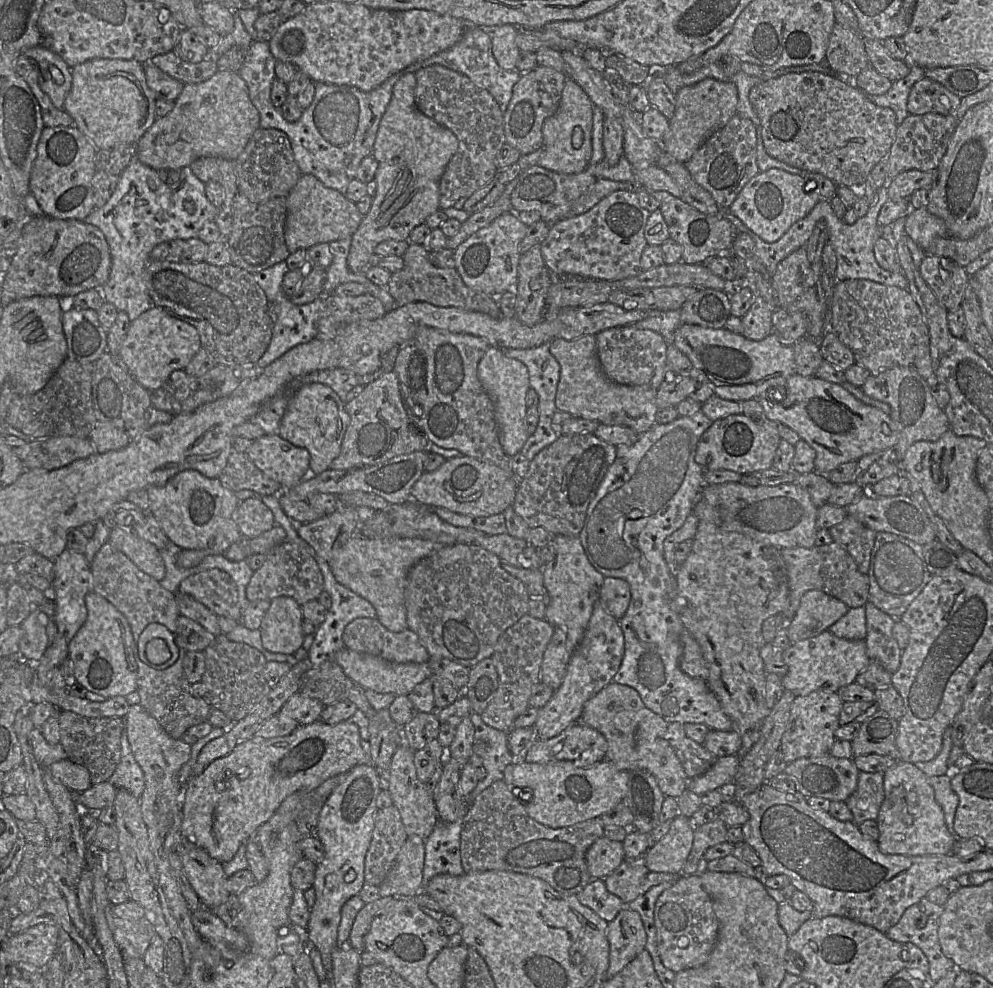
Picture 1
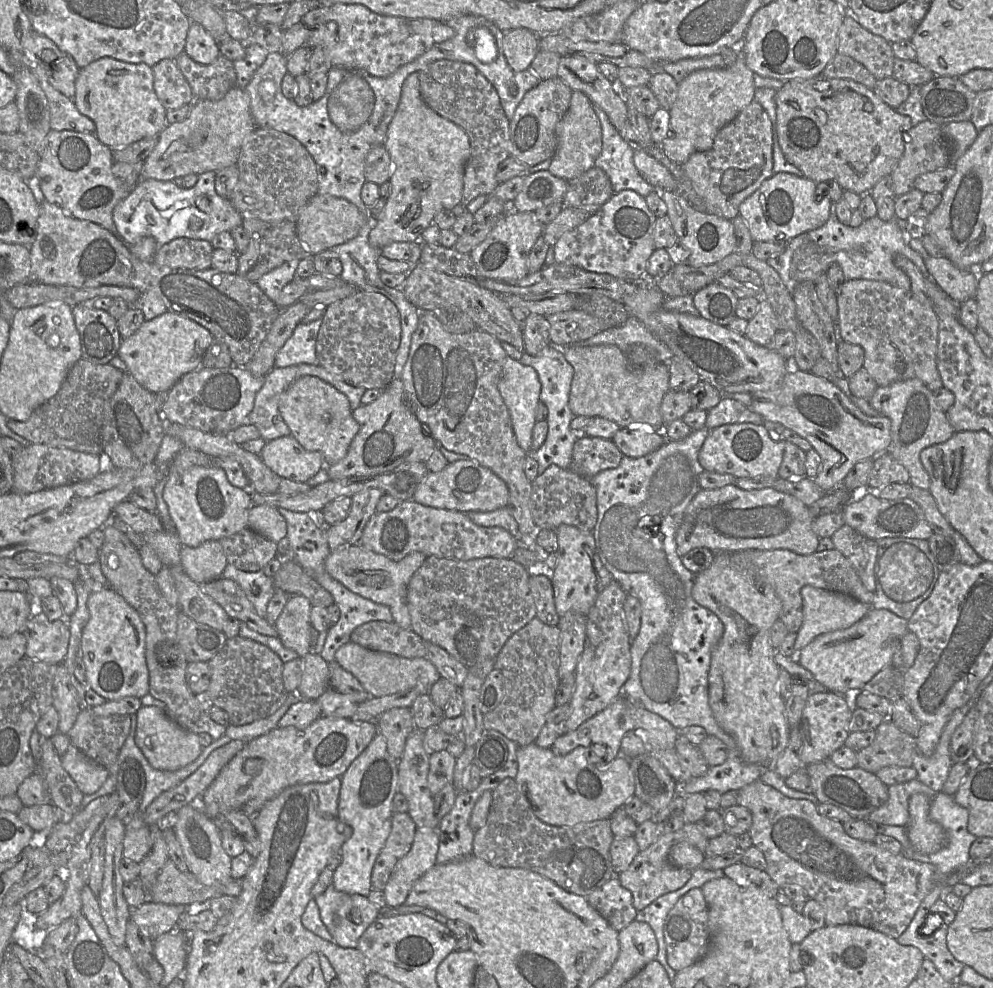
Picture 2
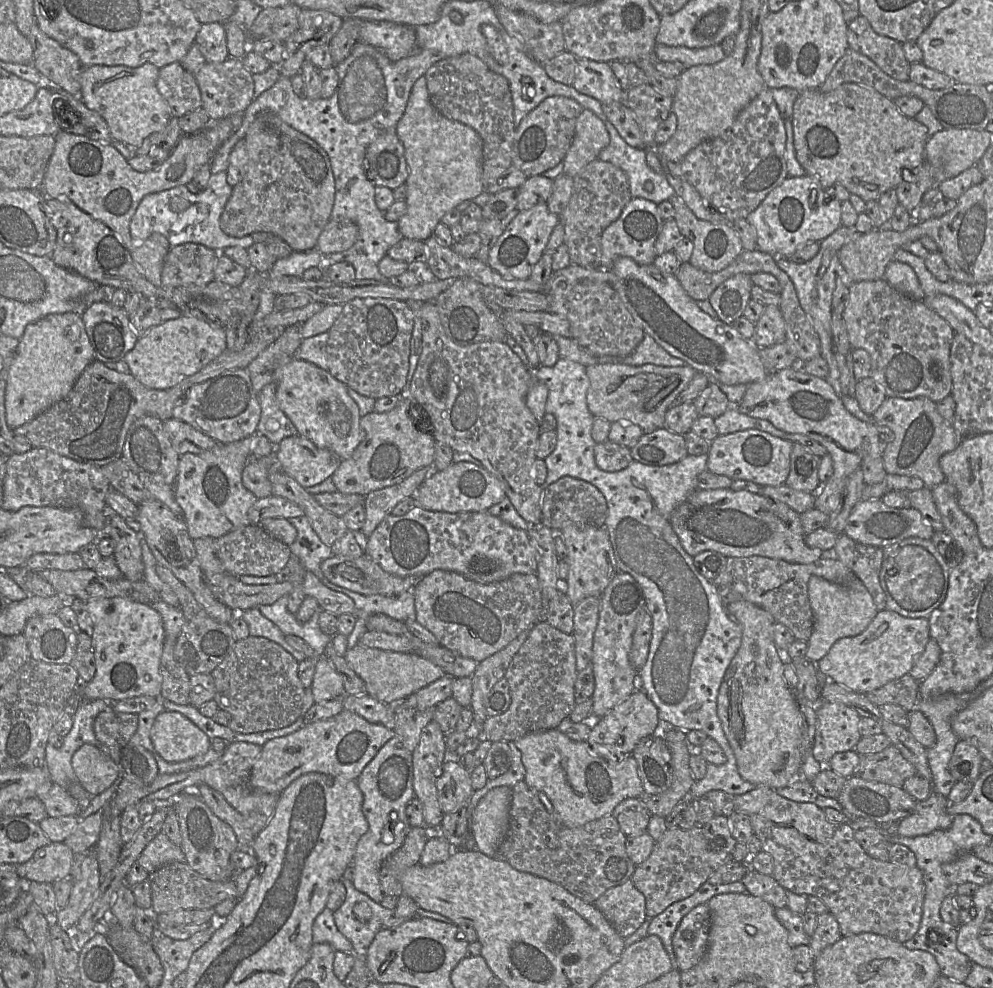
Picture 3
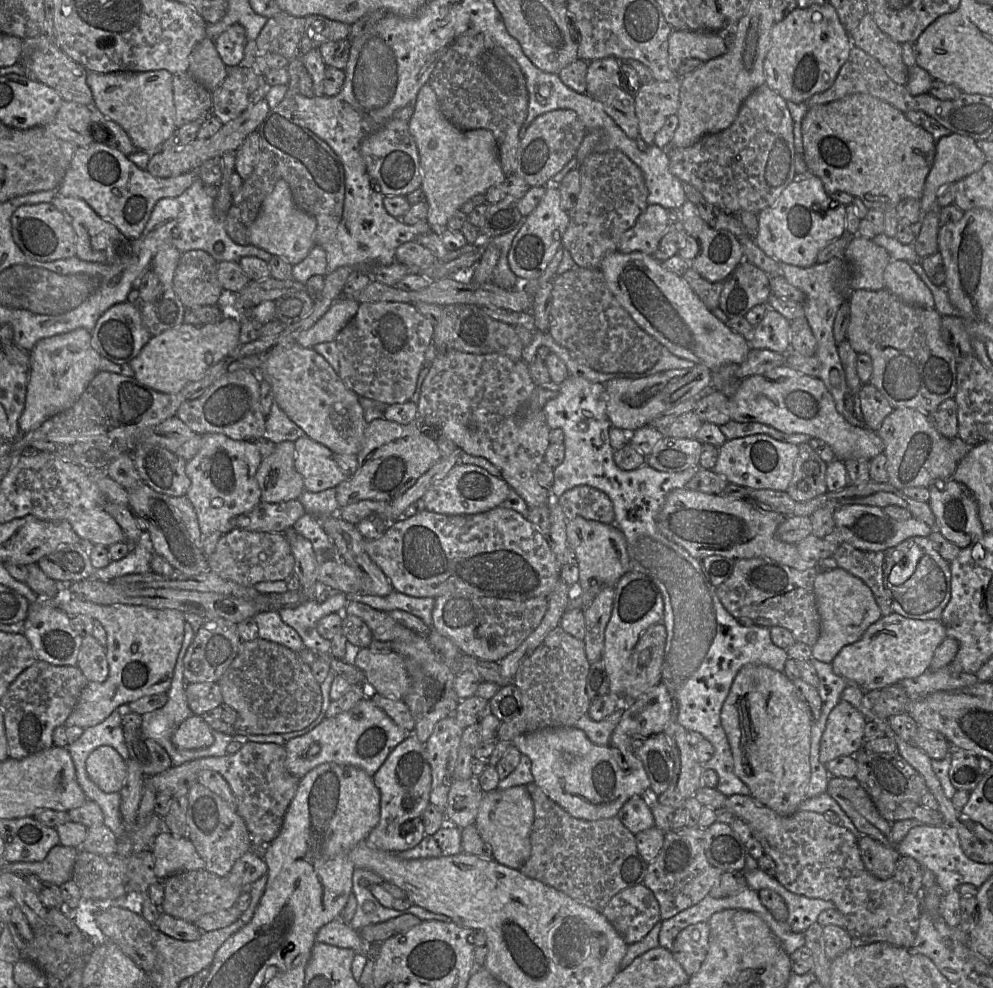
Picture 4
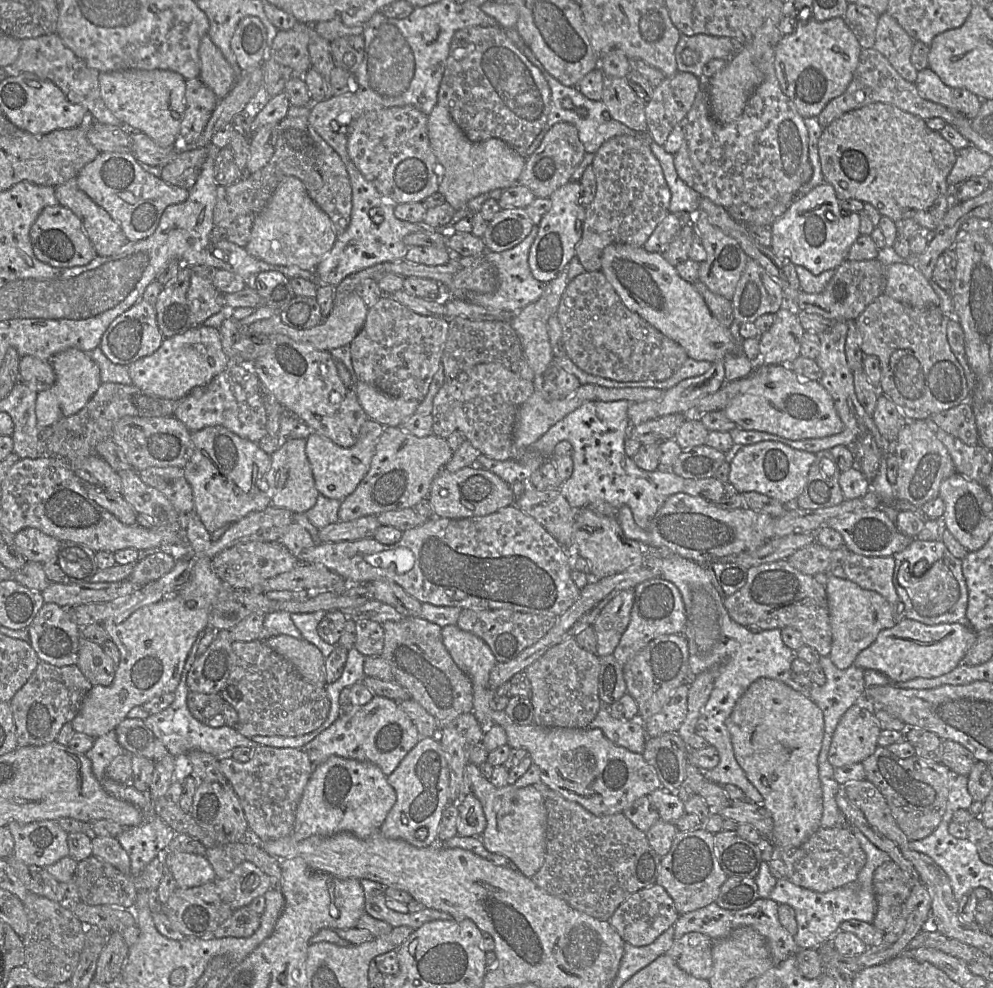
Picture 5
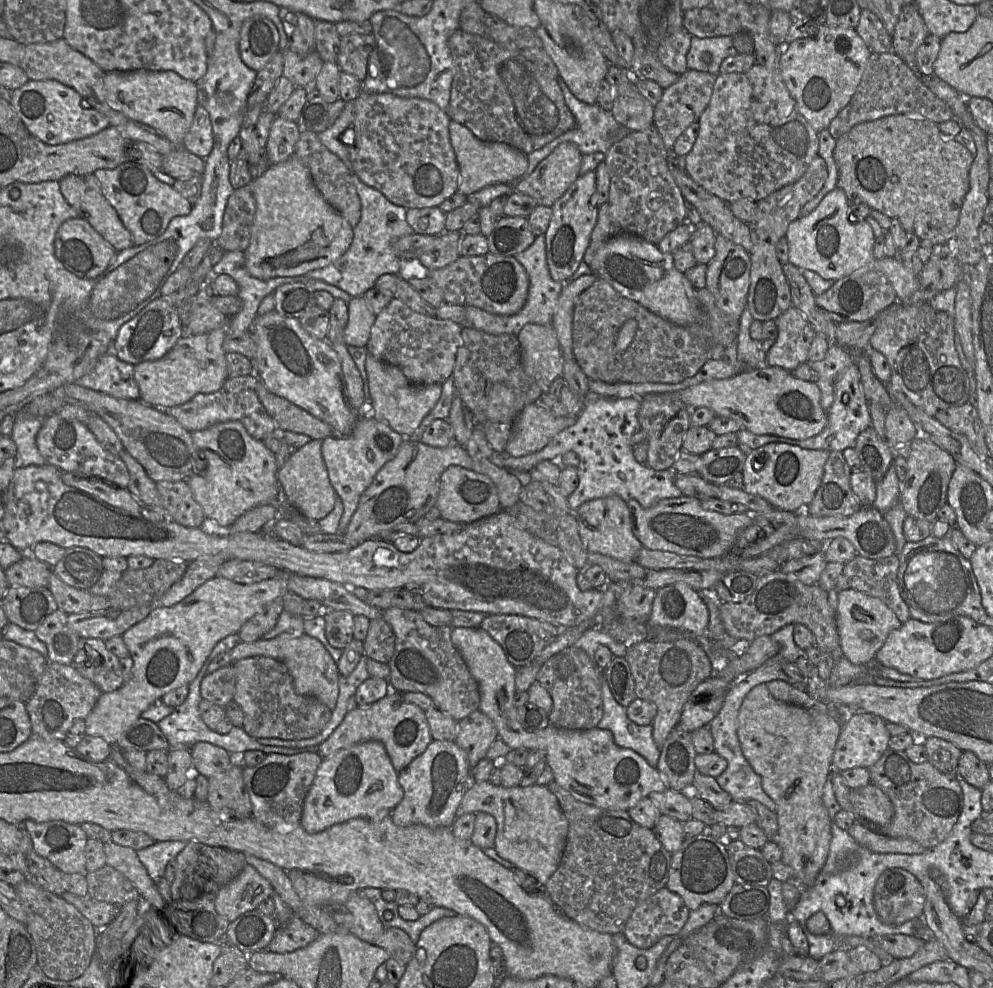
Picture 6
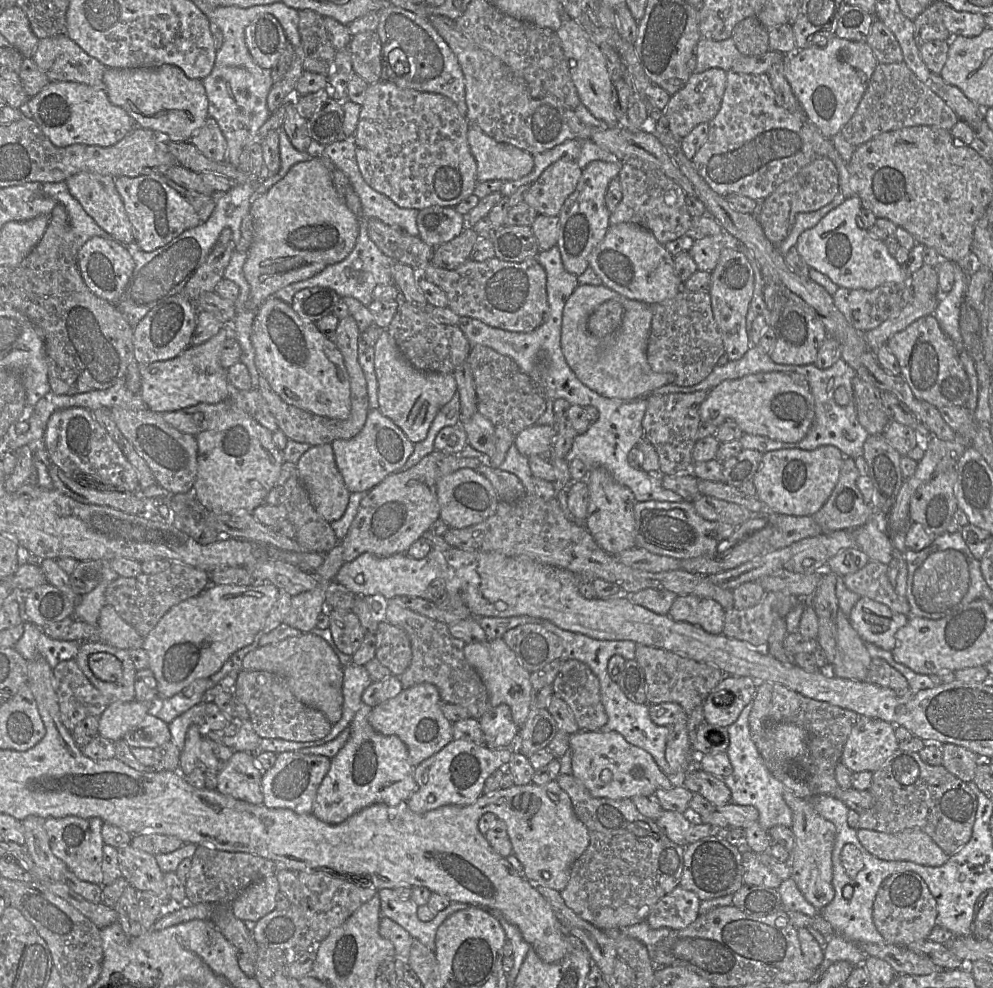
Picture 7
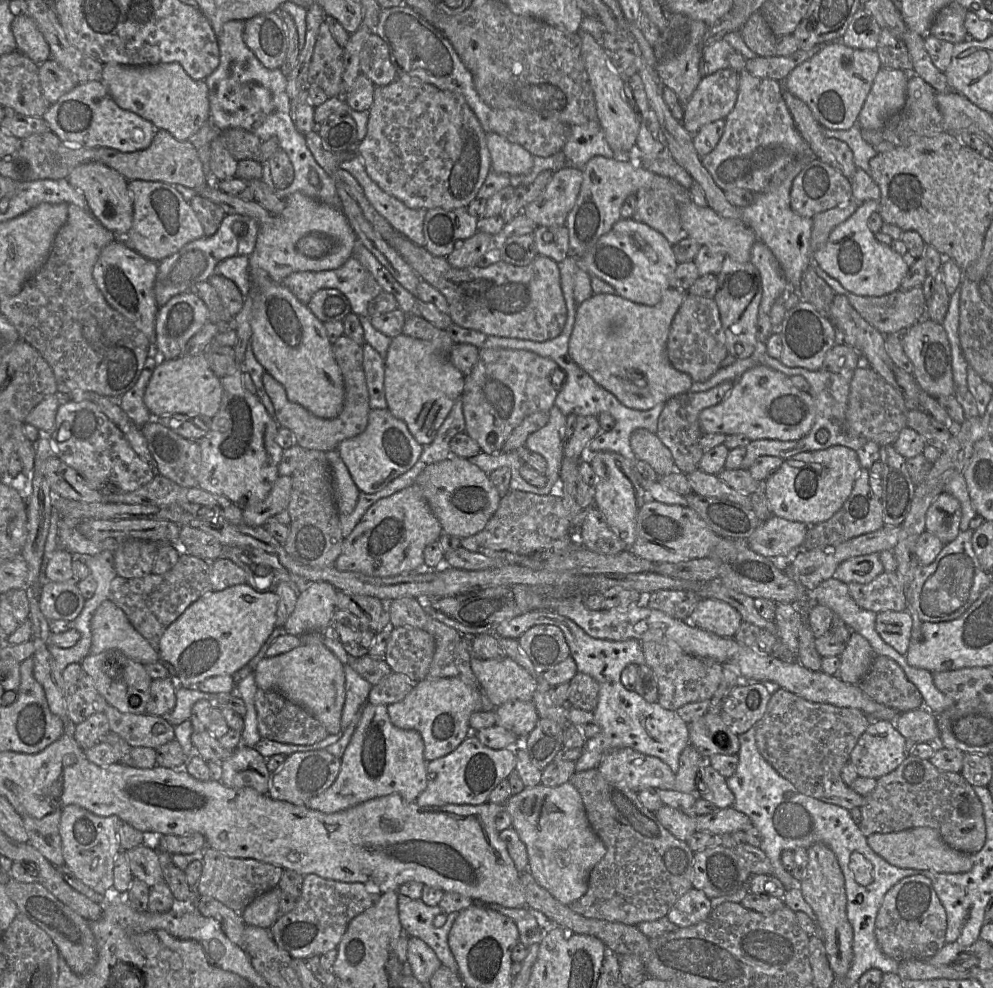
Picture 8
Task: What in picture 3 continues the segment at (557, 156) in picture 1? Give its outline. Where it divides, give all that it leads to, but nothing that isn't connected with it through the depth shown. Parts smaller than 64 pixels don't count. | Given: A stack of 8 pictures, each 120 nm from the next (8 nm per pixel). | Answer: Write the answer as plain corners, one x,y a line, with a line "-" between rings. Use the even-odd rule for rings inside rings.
583,109
576,120
575,135
565,158
563,173
574,178
609,145
610,136
603,121

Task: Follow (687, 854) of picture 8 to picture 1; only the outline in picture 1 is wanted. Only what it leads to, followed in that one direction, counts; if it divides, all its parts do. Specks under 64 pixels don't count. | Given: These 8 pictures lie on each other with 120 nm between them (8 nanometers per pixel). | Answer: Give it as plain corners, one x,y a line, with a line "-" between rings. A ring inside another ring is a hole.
503,780
494,782
479,793
462,816
460,841
461,864
464,873
491,870
512,871
539,878
556,891
566,895
577,895
592,881
586,863
586,853
592,844
603,837
604,827
590,819
562,828
550,828
530,818
521,800
514,795
512,787

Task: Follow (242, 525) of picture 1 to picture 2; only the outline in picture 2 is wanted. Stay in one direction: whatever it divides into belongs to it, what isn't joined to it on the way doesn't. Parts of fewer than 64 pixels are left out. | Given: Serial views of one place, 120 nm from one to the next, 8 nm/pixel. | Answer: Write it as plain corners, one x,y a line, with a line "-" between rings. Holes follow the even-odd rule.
272,505
251,506
247,514
247,528
275,543
287,535
286,520

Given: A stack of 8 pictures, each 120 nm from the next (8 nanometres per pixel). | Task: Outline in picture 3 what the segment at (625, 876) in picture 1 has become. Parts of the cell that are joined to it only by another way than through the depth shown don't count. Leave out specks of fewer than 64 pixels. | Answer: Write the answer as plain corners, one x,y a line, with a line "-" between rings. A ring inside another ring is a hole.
702,826
667,830
655,842
650,856
636,866
631,881
645,896
648,919
659,915
671,904
690,897
708,881
713,872
727,861
733,860
729,854
716,852
710,848

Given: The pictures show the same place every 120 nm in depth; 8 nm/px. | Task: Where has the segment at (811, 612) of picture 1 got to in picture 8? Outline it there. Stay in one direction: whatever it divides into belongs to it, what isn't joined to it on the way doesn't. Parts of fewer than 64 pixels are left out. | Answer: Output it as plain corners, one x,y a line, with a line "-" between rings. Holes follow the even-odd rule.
884,611
876,614
875,628
885,643
906,655
911,640
913,620
909,612

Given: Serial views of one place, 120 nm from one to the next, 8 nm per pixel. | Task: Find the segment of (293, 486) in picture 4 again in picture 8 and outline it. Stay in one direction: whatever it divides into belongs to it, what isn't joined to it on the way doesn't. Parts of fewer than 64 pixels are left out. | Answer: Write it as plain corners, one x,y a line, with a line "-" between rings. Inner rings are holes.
336,449
327,451
326,458
331,468
333,496
337,511
339,515
349,515
357,503
360,490

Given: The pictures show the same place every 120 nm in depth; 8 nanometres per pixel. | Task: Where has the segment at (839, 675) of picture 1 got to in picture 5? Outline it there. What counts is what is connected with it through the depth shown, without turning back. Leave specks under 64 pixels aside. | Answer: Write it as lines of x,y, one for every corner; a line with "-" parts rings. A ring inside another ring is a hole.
905,617
892,628
882,630
876,640
857,655
853,665
864,670
874,669
882,672
891,683
915,678
933,678
959,666
976,638
977,633
969,624
926,625

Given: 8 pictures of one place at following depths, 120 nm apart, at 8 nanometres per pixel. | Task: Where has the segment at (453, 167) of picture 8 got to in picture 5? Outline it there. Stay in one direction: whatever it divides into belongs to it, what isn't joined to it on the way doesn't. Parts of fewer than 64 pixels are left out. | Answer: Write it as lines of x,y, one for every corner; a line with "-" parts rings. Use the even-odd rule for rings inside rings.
414,106
375,108
354,120
347,130
349,156
363,176
377,190
395,203
422,202
426,197
438,192
438,164
428,137
428,115

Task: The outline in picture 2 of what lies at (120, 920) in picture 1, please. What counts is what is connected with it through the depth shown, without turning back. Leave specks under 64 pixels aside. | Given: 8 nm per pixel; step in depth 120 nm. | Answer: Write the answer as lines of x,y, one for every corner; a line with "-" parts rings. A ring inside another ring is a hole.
147,900
142,905
132,908
130,921
133,921
143,934
155,941
161,935
175,931
187,909
183,906

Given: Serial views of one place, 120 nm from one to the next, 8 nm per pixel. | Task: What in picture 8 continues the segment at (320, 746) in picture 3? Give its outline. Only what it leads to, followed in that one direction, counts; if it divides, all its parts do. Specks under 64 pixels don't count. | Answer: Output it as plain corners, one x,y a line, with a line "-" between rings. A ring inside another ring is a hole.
458,677
426,678
415,682
412,690
401,701
387,705
393,725
420,733
426,761
454,751
472,733
469,724
471,714
481,709
480,689

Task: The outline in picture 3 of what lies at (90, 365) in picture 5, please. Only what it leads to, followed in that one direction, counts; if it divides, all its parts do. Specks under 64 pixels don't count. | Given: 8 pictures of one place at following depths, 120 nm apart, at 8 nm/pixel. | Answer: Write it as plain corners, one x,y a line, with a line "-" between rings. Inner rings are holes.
76,312
50,314
26,326
19,339
16,355
9,368
5,390
6,421
10,429
19,427
64,398
88,364
94,361
94,351
81,315

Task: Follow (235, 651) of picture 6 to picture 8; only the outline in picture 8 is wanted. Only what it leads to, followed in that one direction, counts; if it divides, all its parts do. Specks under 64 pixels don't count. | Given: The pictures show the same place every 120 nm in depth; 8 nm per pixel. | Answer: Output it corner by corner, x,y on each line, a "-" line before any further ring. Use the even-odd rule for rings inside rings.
311,632
301,636
302,644
289,652
272,657
264,657
254,670
258,688
274,690
286,699
307,709
326,728
329,734
337,734
341,728
341,718
346,699
344,665
323,643
322,633

